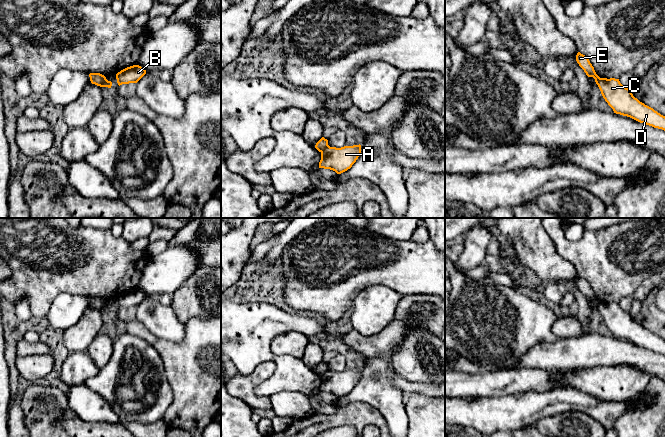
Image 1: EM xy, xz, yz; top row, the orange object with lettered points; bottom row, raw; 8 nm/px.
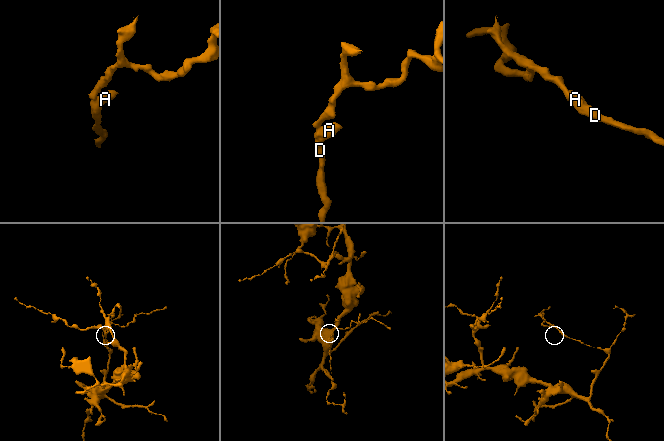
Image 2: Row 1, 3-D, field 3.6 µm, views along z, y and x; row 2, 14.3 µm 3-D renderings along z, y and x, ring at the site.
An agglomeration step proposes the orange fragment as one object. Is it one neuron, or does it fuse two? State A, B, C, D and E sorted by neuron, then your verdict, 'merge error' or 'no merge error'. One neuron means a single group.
A B C D / E | merge error

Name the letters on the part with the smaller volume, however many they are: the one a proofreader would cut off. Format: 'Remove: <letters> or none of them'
Remove: E

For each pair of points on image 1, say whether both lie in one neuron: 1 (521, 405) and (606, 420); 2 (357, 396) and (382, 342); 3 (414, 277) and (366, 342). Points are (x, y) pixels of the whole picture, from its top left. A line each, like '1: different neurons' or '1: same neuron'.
1: same neuron
2: different neurons
3: different neurons

